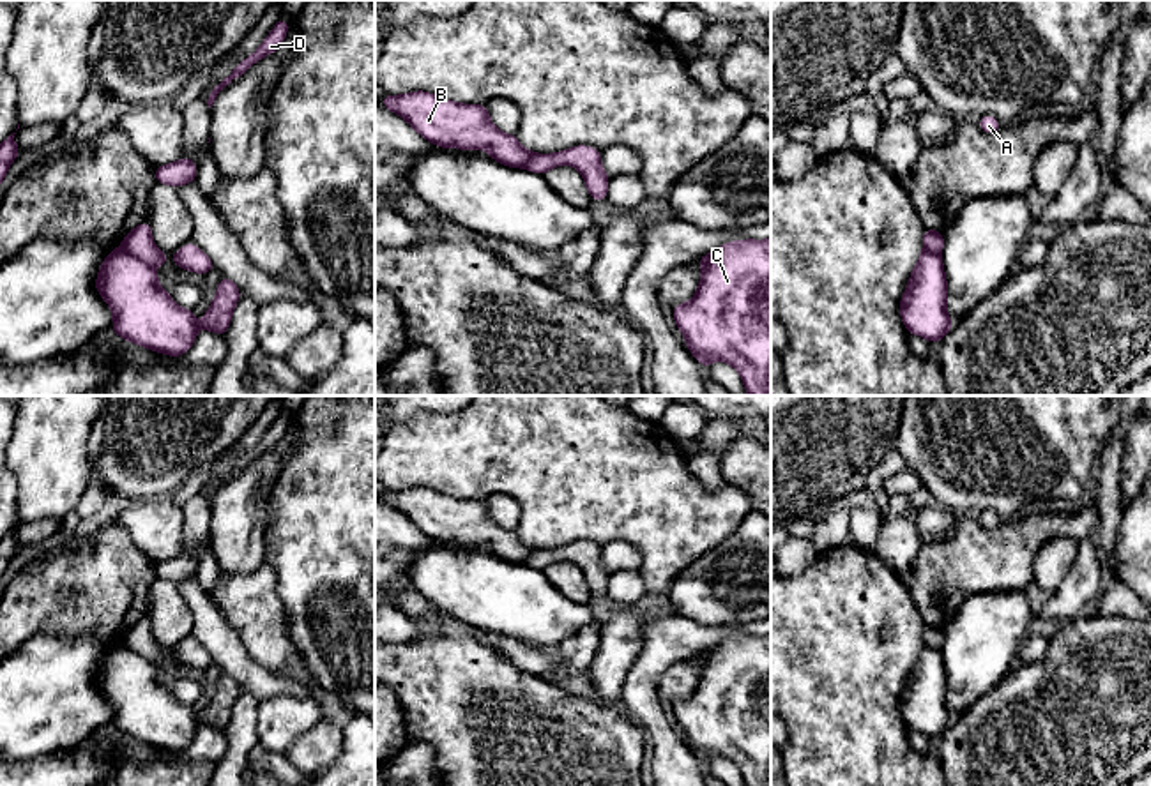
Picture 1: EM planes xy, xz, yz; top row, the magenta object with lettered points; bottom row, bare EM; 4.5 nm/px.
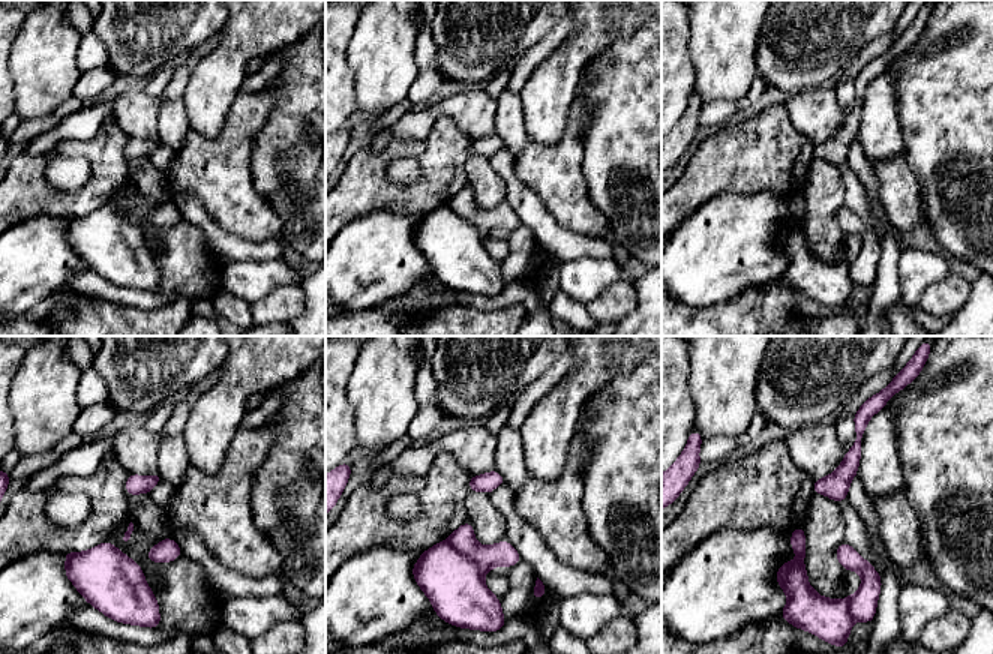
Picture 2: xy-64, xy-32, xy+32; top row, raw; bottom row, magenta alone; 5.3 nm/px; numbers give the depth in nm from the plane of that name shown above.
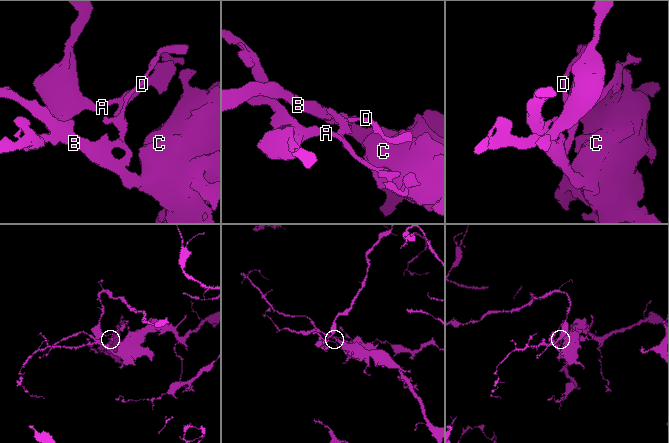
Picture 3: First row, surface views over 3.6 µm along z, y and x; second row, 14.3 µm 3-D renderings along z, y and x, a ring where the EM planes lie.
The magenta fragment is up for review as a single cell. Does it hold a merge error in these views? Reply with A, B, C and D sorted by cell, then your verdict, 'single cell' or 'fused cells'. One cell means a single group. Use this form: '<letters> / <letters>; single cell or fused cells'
A D / B C; fused cells

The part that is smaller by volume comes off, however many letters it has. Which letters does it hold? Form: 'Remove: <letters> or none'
Remove: A, D

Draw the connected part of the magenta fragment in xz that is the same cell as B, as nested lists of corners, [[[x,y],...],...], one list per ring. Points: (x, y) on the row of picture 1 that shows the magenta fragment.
[[[384,92],[382,106],[405,118],[417,134],[435,147],[479,150],[509,168],[525,168],[534,152],[518,143],[516,134],[504,134],[490,122],[484,104],[446,101],[430,92],[405,95]]]

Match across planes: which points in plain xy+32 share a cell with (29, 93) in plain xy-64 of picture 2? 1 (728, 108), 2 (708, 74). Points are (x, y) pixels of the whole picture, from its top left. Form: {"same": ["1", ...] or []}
{"same": ["2"]}

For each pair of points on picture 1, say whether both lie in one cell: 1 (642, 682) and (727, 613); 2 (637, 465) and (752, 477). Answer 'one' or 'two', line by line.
1: two
2: two

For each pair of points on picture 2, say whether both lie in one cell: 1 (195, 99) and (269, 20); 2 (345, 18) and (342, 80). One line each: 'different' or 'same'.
1: same
2: same

